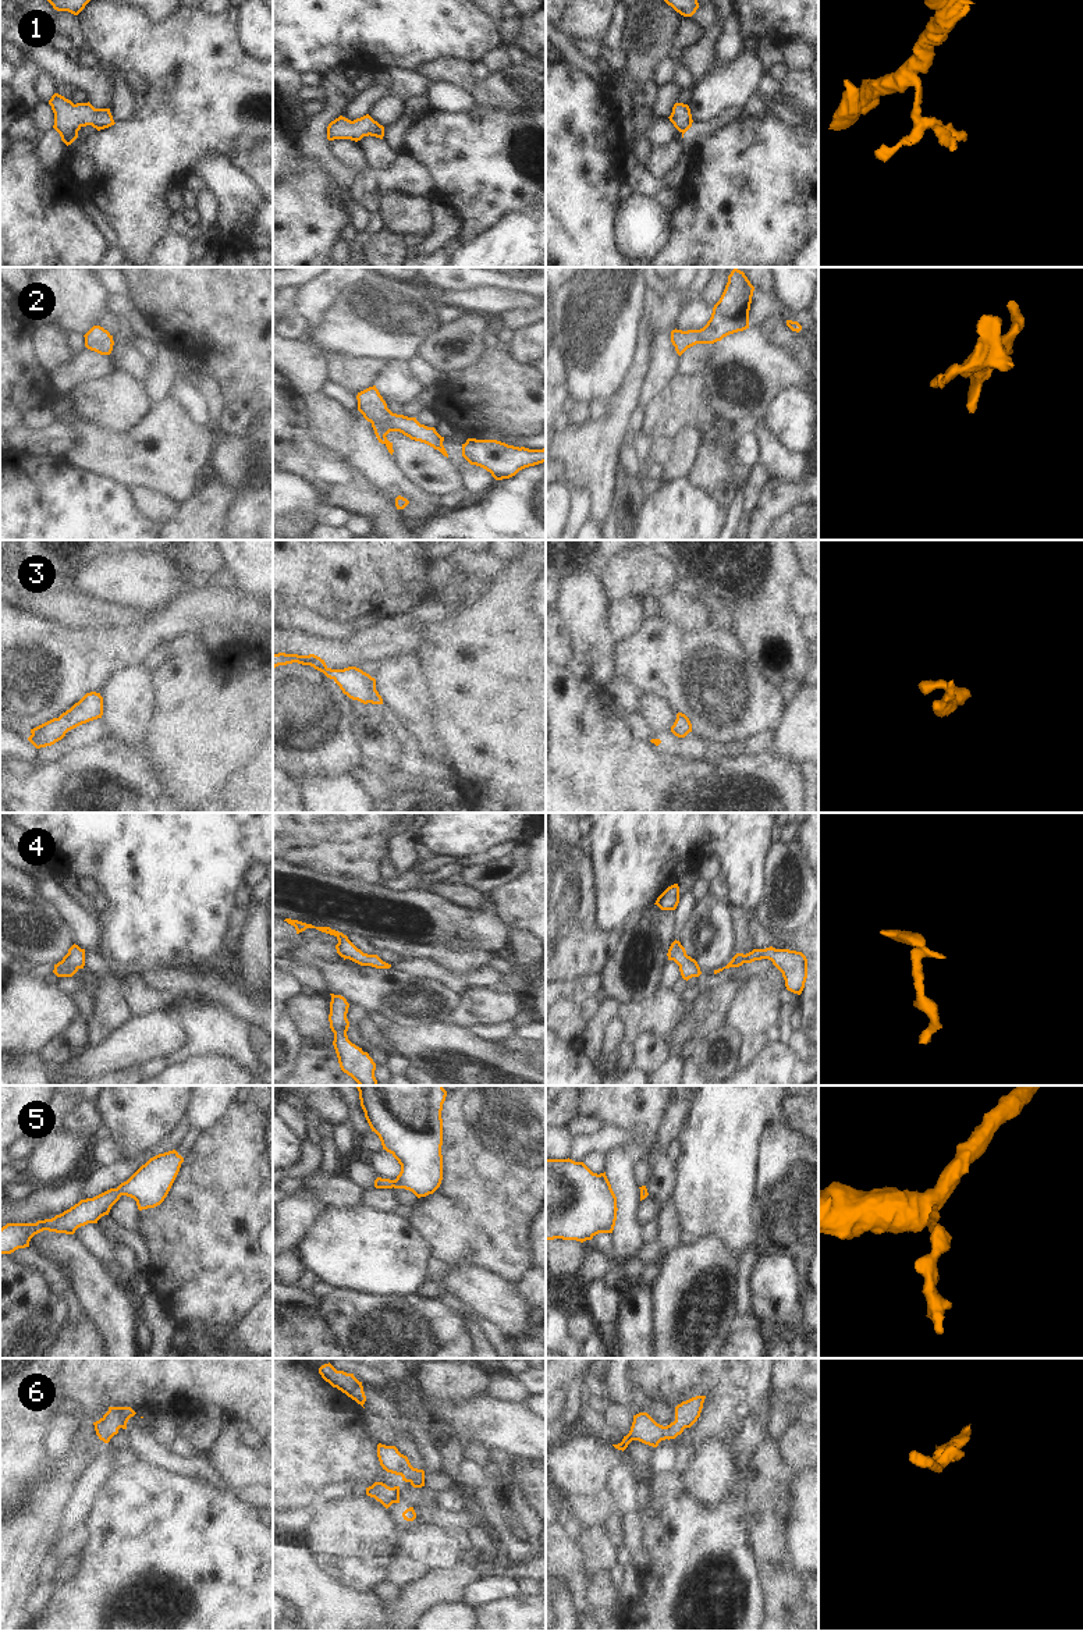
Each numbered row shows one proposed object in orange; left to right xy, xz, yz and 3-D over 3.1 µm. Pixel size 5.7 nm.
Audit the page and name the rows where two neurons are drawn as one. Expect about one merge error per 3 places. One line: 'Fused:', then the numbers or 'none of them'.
Fused: none of them

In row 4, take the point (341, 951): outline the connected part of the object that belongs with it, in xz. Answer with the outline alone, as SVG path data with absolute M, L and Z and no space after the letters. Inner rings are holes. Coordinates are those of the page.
M285 918L288 924L294 925L297 930L297 934L305 931L306 928L316 928L322 932L334 935L338 939L338 944L335 945L337 953L345 960L349 959L361 966L372 966L376 969L390 969L391 964L383 962L377 955L367 955L363 953L361 949L358 949L347 935L342 932L338 932L335 930L331 930L330 927L315 927L312 924L306 924L298 920Z

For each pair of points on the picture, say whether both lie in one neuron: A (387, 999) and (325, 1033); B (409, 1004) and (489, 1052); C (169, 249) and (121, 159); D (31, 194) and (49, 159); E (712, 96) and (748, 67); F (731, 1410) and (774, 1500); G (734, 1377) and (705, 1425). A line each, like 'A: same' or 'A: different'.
A: different
B: different
C: different
D: different
E: same
F: different
G: same

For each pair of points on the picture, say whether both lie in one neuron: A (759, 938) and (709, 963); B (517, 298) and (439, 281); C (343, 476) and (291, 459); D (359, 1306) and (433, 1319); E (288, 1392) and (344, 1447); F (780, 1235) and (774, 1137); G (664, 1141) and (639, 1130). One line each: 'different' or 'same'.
A: different
B: different
C: same
D: same
E: same
F: same
G: different

